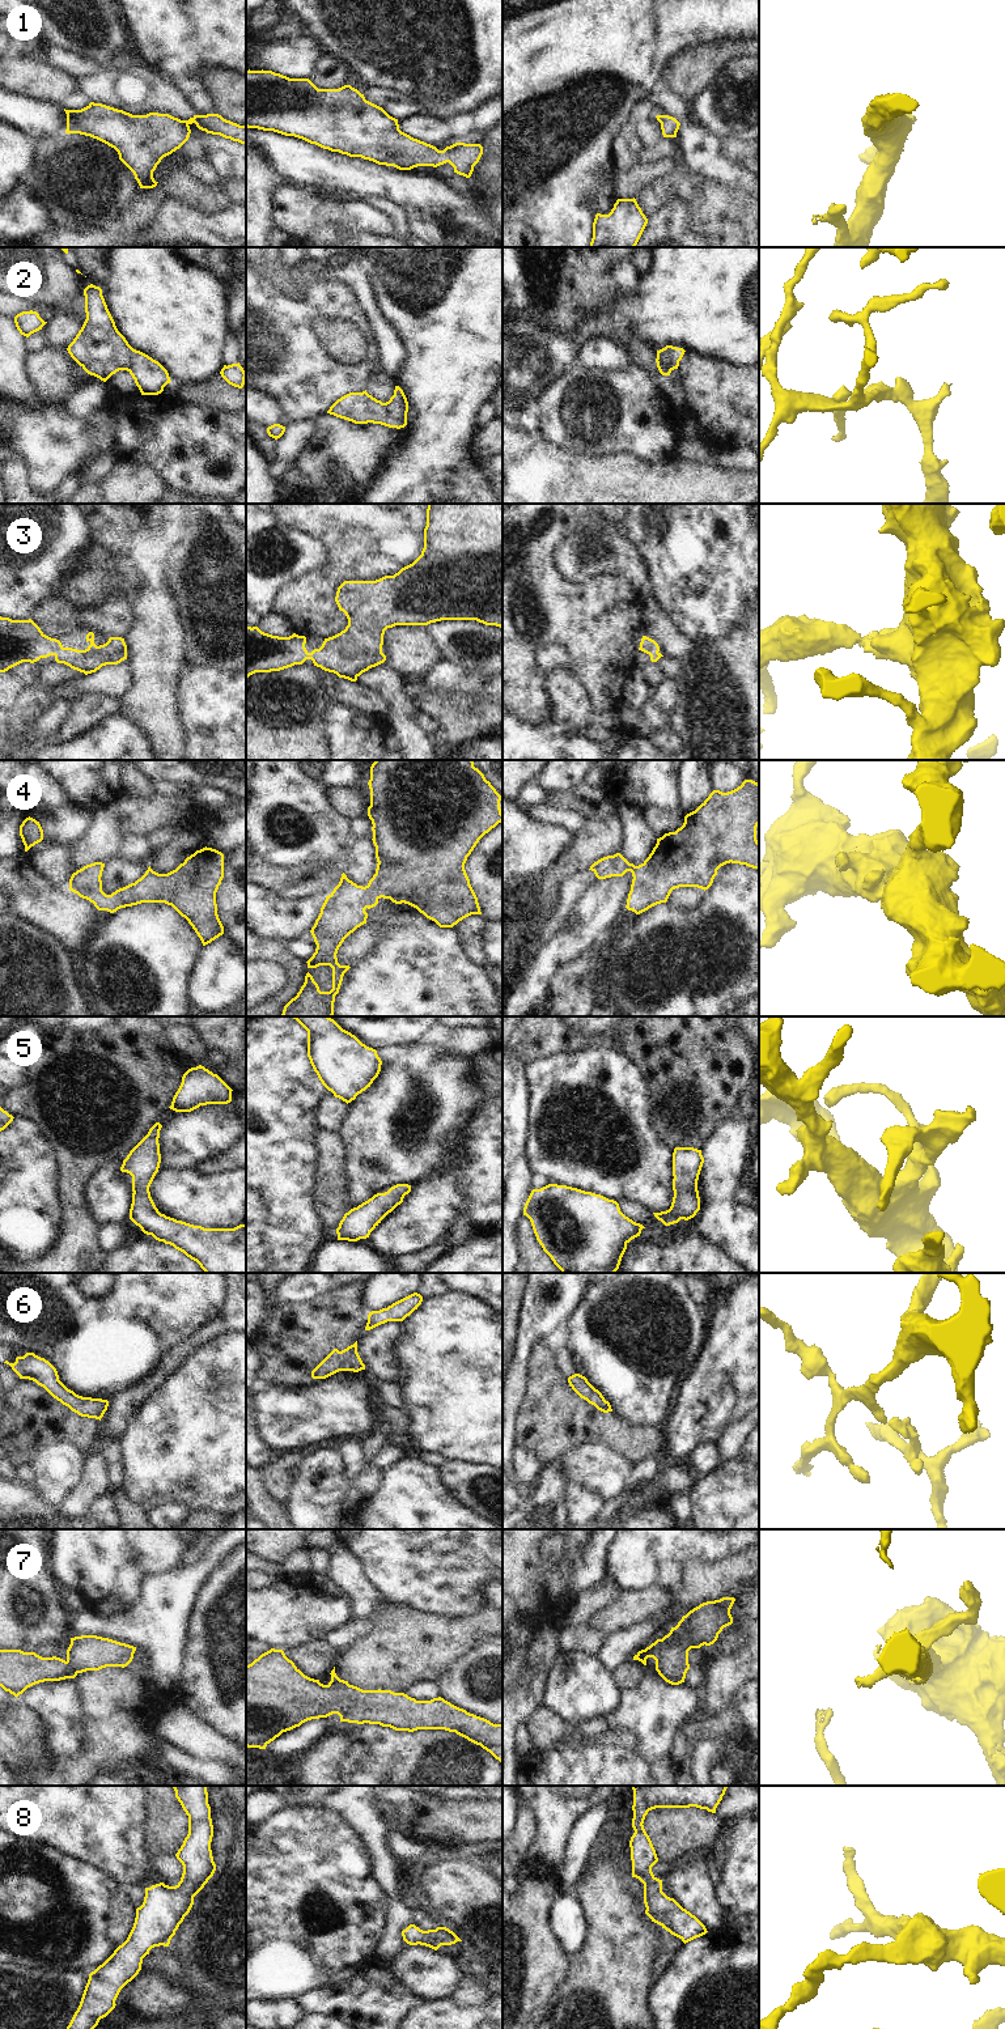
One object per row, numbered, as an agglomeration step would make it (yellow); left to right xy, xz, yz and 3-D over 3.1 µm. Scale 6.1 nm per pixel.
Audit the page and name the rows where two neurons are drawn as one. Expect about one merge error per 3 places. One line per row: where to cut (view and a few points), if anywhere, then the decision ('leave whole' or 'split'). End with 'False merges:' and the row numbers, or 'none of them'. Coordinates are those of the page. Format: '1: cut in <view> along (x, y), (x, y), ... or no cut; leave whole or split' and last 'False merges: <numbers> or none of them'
1: no cut; leave whole
2: cut in xz along (384, 403), (385, 412), (395, 427); split
3: no cut; leave whole
4: no cut; leave whole
5: no cut; leave whole
6: no cut; leave whole
7: no cut; leave whole
8: no cut; leave whole
False merges: 2

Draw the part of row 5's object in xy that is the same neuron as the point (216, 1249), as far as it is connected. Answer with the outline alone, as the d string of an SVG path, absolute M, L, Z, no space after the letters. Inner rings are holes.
M156 1122L130 1151L120 1167L132 1176L130 1219L147 1235L173 1245L196 1261L205 1273L246 1273L246 1224L234 1228L204 1228L161 1214L149 1187L161 1163L160 1130Z

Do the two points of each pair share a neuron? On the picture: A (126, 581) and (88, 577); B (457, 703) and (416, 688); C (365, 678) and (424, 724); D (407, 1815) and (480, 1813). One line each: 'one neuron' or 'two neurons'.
A: one neuron
B: one neuron
C: two neurons
D: one neuron

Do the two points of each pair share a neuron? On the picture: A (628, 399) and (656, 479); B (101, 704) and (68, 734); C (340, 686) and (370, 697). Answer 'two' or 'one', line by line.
A: two
B: one
C: one

